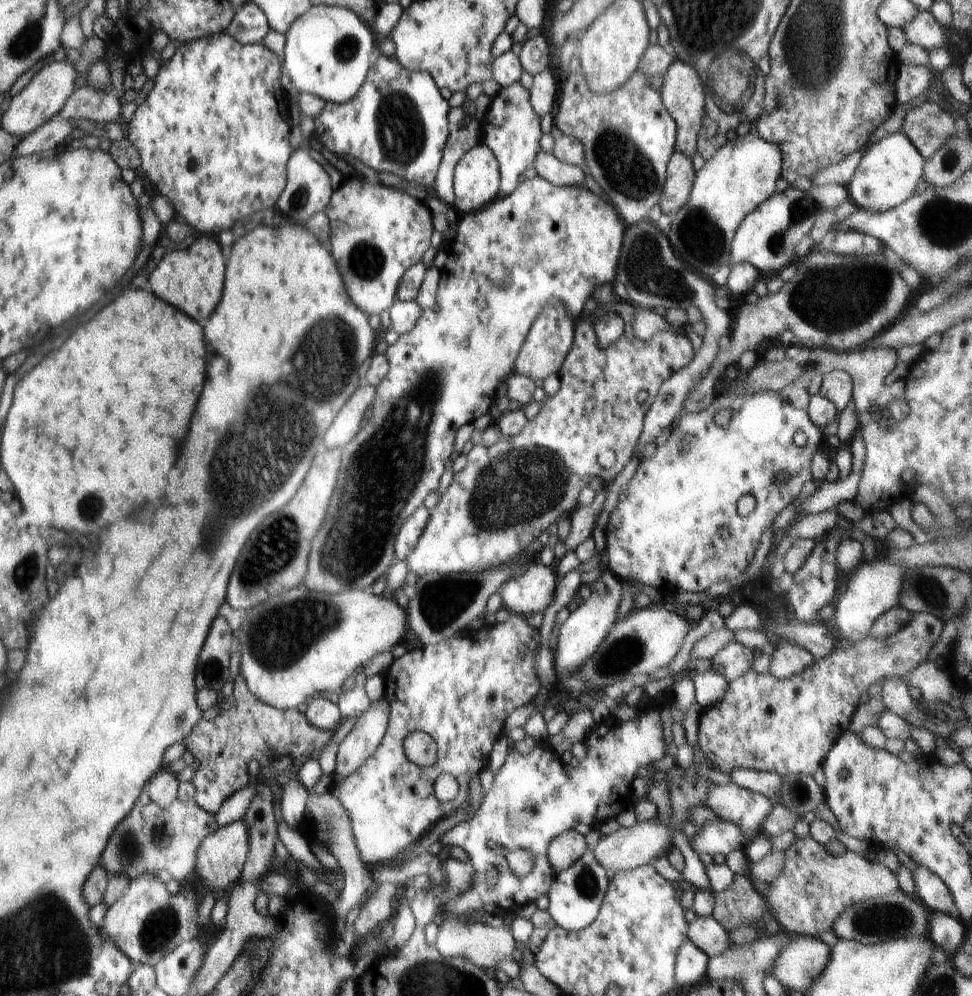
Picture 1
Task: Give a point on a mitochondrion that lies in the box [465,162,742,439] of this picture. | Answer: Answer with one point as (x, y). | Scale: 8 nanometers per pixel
(647, 264)

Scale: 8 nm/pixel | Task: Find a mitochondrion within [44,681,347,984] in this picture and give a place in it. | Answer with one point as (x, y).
(160, 929)

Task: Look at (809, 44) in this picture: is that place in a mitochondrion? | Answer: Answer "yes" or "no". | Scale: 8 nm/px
yes

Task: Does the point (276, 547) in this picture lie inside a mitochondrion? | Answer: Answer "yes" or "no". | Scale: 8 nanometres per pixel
yes

